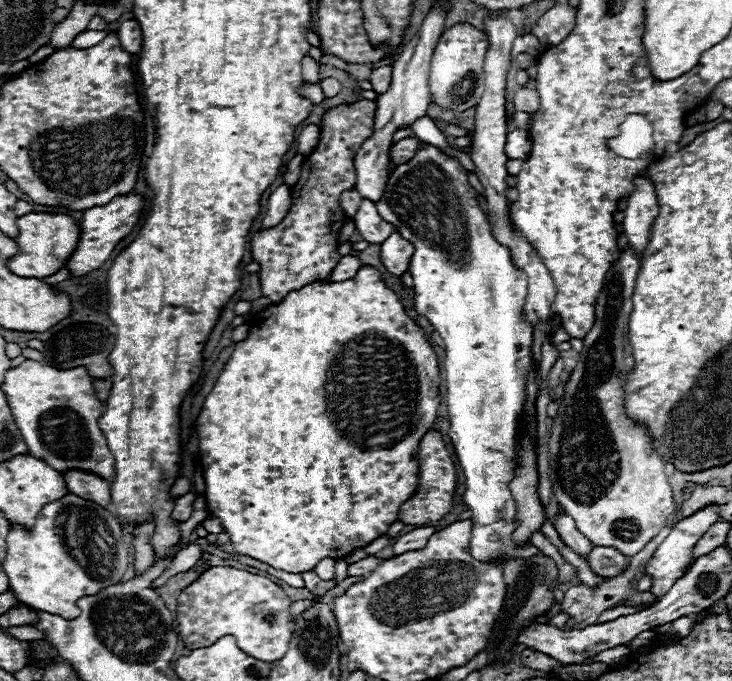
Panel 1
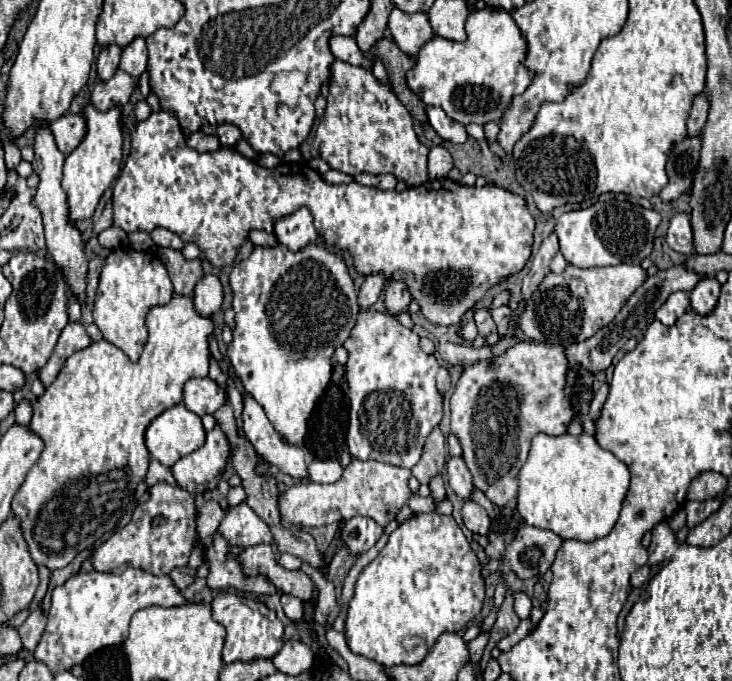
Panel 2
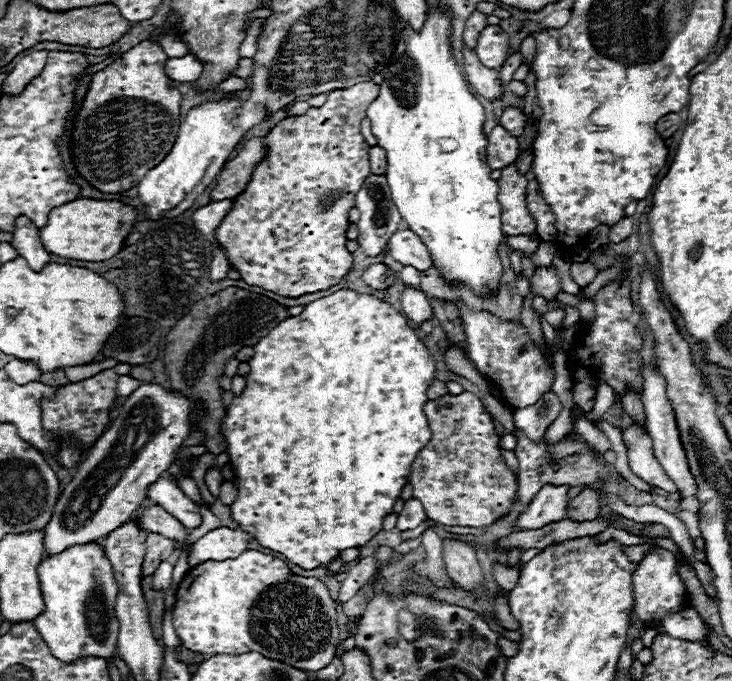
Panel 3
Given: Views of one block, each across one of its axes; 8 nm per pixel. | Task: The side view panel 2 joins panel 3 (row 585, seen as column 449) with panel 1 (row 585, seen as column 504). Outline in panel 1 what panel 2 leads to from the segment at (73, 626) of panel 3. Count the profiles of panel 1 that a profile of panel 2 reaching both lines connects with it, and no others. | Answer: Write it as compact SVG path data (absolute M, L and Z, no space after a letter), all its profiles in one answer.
M70 492L60 500L46 504L36 516L36 524L32 530L20 524L10 526L10 532L6 536L6 558L2 562L2 568L10 580L10 590L16 594L20 602L42 612L58 614L66 620L80 616L80 608L76 606L76 600L80 596L96 594L106 586L118 584L126 572L126 566L128 566L128 548L122 526L114 516L114 512L110 508L102 508L92 500L84 500Z

